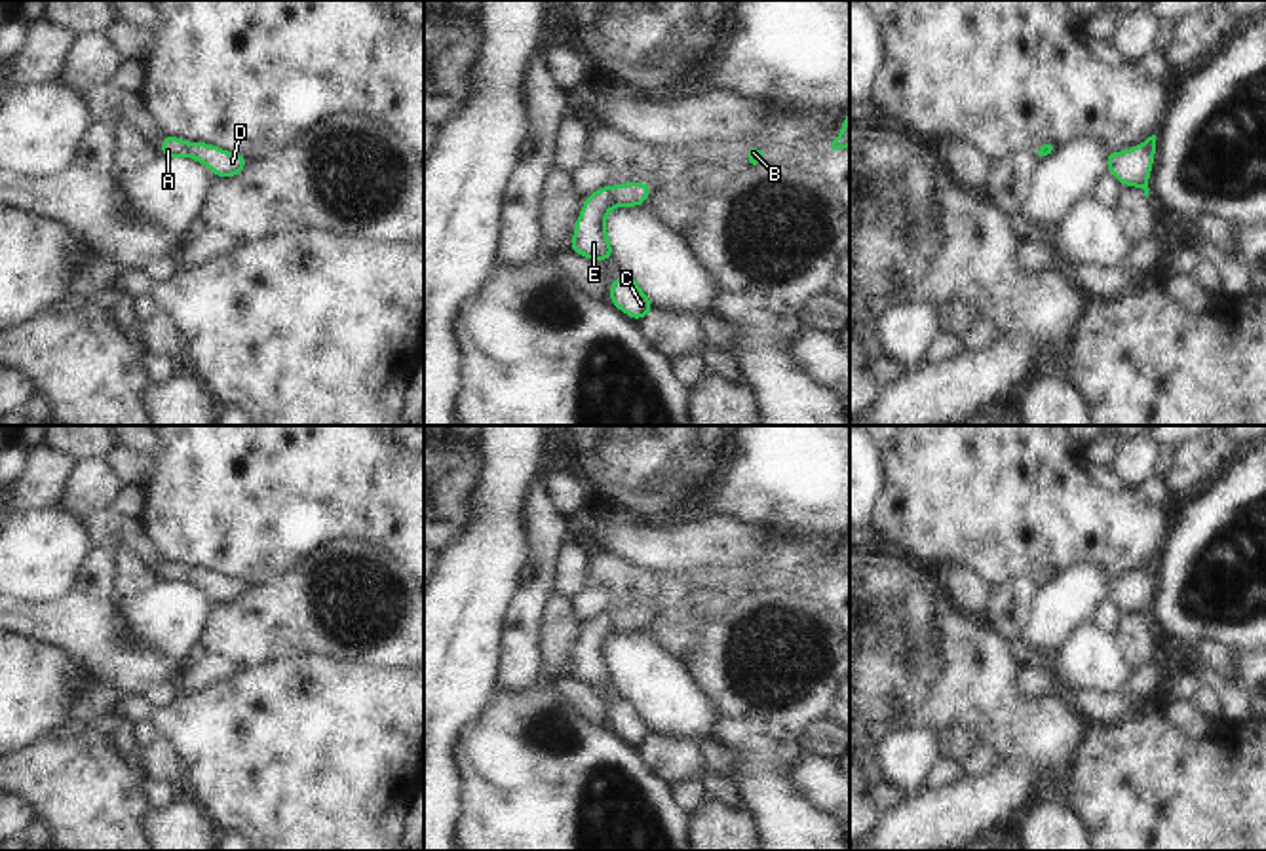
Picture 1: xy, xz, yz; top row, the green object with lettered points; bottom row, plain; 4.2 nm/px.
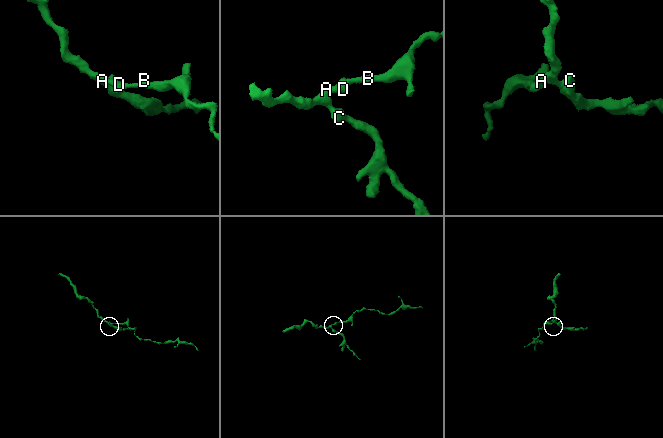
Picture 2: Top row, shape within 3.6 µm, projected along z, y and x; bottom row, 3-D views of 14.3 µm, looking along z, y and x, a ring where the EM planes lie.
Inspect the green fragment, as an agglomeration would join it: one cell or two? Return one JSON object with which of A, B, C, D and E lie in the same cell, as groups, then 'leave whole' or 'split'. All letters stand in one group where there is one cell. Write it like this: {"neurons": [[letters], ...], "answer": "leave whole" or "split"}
{"neurons": [["A", "B", "C", "D", "E"]], "answer": "leave whole"}

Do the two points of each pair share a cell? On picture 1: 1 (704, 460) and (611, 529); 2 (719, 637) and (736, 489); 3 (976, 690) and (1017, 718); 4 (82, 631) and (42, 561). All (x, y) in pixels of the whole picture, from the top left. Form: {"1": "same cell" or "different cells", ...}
{"1": "different cells", "2": "different cells", "3": "same cell", "4": "different cells"}

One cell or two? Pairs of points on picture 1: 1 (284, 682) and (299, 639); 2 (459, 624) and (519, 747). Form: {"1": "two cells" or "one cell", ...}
{"1": "two cells", "2": "two cells"}

